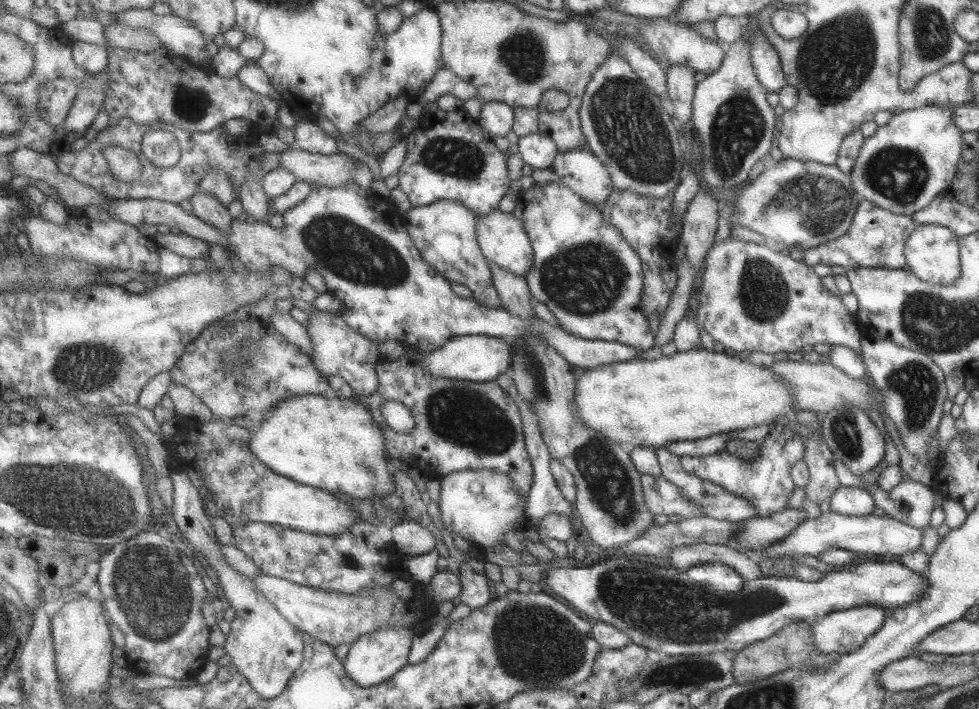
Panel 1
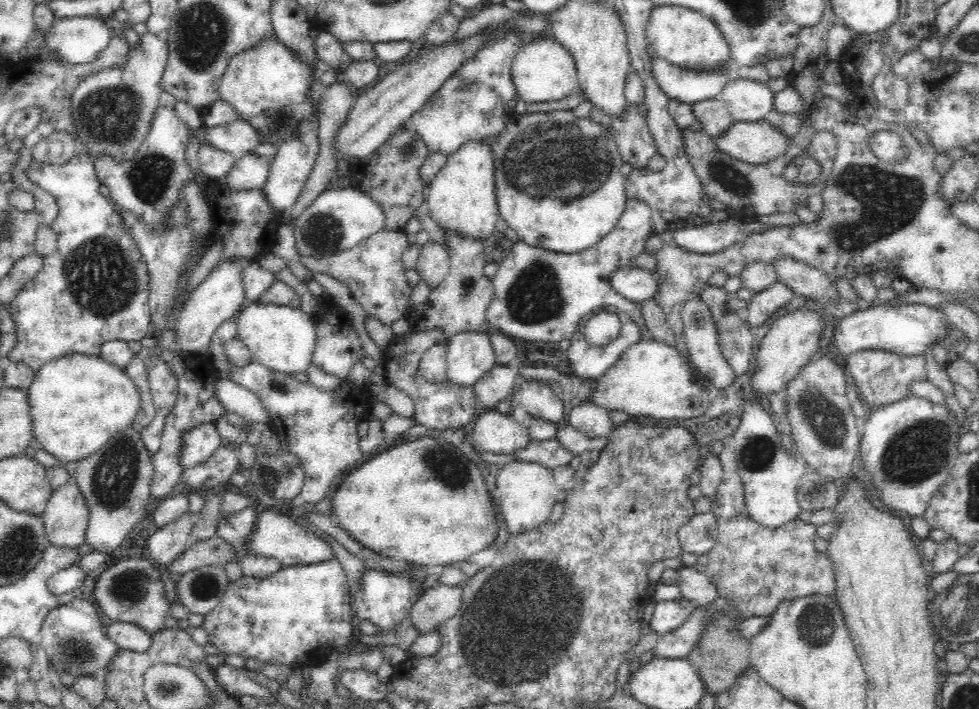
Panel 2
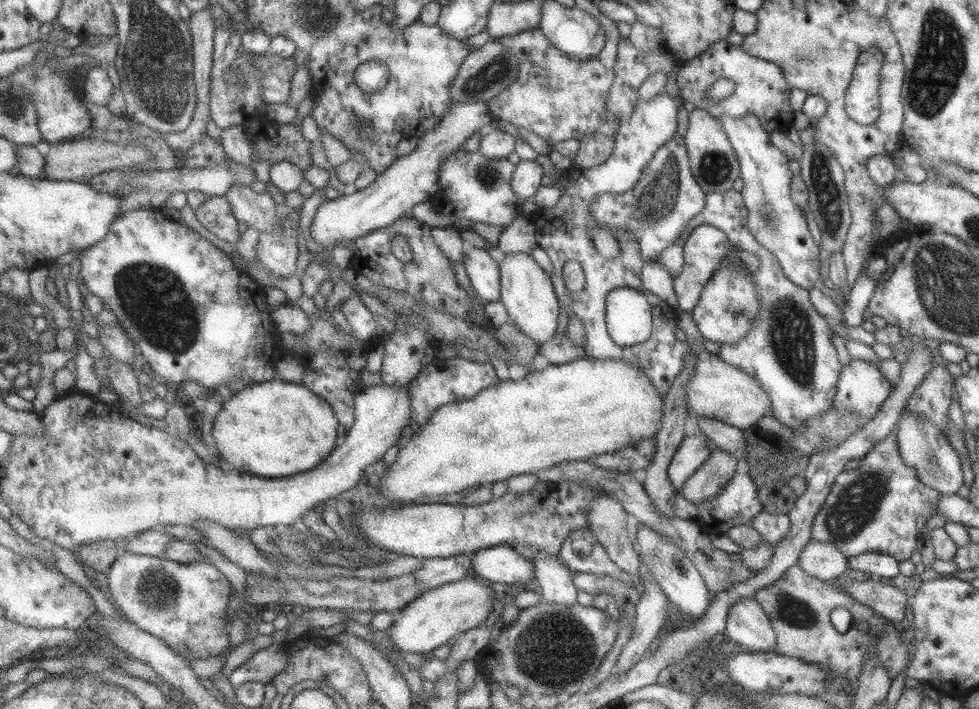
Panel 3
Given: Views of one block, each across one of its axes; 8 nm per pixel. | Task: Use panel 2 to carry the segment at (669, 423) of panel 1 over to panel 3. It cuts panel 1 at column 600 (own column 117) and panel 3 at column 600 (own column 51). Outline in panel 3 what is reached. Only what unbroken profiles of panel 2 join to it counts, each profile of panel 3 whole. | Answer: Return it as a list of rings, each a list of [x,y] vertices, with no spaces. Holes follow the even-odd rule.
[[[579,359],[562,365],[551,365],[547,369],[535,371],[527,377],[515,376],[507,382],[500,381],[497,385],[483,390],[477,397],[455,403],[443,405],[435,411],[431,420],[426,425],[420,427],[420,432],[413,435],[406,445],[399,450],[398,458],[389,465],[387,475],[381,479],[379,490],[383,496],[389,496],[391,504],[414,504],[421,503],[427,496],[445,496],[445,494],[455,494],[464,488],[471,486],[486,485],[495,482],[507,482],[508,479],[517,475],[537,474],[537,471],[547,470],[565,461],[585,461],[591,455],[599,455],[619,451],[627,445],[635,445],[641,439],[654,439],[659,433],[661,415],[663,415],[664,396],[657,393],[649,380],[643,375],[643,371],[634,368],[621,360],[593,360]]]

